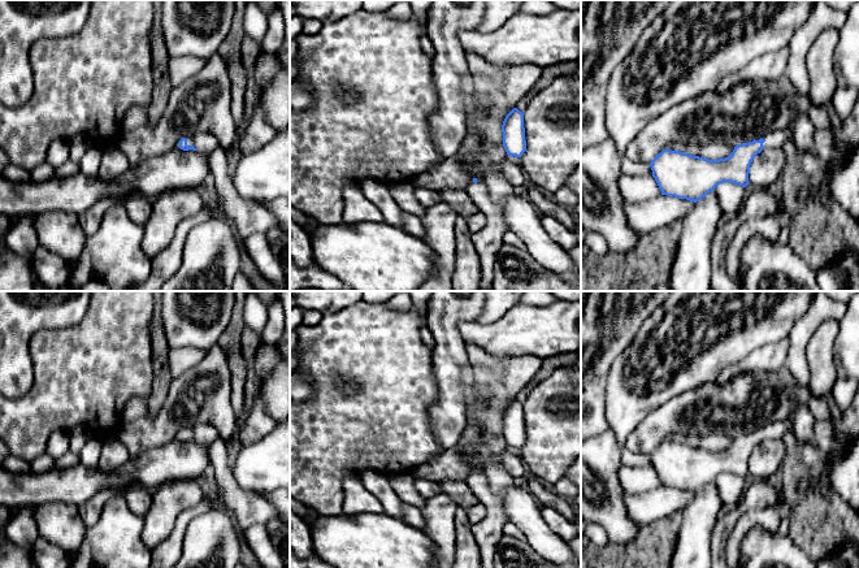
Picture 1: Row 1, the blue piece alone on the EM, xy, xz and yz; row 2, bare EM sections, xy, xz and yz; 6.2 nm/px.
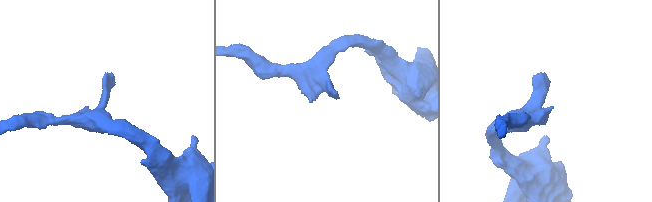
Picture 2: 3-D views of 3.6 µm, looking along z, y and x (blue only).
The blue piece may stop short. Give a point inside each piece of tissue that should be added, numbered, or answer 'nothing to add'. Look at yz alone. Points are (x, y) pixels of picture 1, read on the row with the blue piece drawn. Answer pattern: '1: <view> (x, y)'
1: yz (776, 138)

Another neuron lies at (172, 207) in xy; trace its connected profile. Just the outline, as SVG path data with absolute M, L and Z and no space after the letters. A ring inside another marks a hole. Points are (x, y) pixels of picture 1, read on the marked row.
M174 188L152 201L152 214L144 225L142 247L153 259L172 242L178 224L199 212L203 201L195 188Z

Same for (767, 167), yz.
M764 148L750 165L749 186L768 188L771 185L778 183L785 161L786 156L782 148Z

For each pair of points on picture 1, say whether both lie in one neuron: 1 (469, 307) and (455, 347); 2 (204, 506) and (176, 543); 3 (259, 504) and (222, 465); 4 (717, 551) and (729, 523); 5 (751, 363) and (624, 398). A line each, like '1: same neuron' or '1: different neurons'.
1: same neuron
2: same neuron
3: same neuron
4: same neuron
5: different neurons

